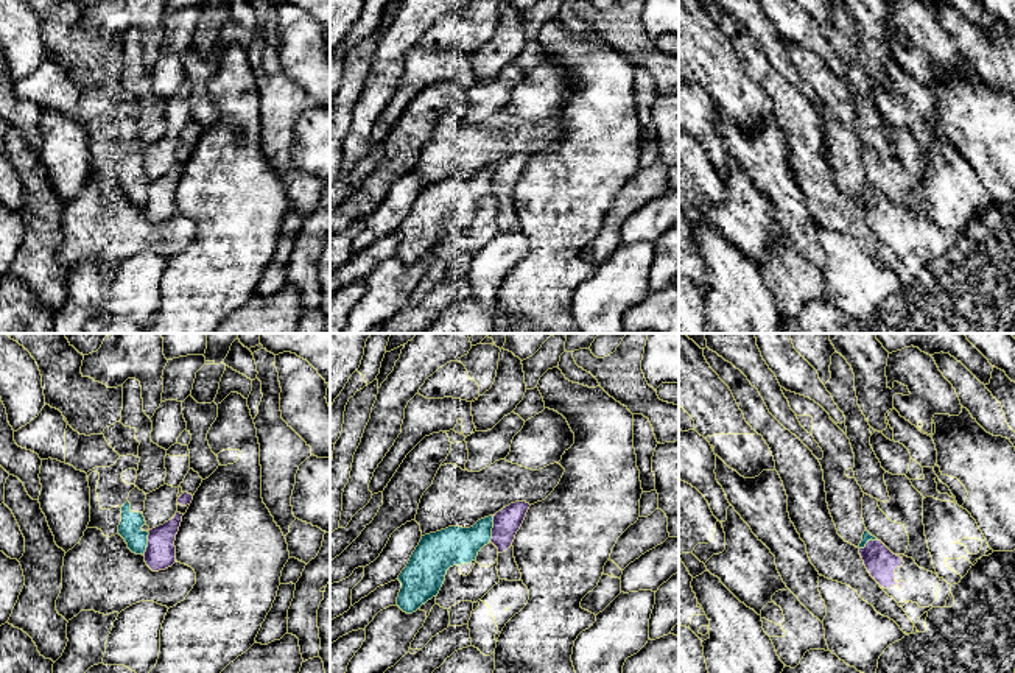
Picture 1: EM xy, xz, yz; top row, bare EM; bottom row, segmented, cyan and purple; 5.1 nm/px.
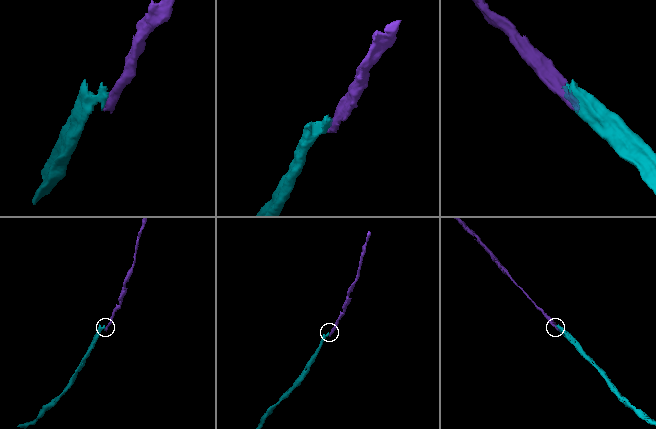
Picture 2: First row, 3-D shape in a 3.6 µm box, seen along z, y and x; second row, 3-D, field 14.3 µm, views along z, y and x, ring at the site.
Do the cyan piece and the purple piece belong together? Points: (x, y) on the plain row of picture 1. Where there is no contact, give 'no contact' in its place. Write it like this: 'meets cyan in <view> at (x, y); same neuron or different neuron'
meets cyan in xz at (491, 179); different neuron

